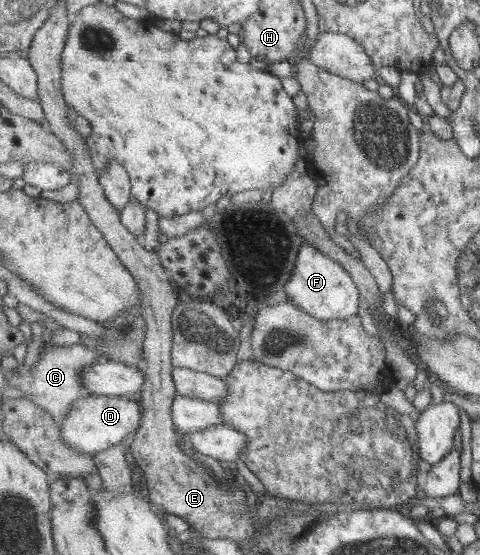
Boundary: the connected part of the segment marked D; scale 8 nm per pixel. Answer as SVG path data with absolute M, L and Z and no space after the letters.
M91 394L73 403L68 416L60 421L62 440L80 454L94 456L113 445L124 441L130 435L135 436L141 428L141 411L138 398L122 396L97 396Z

